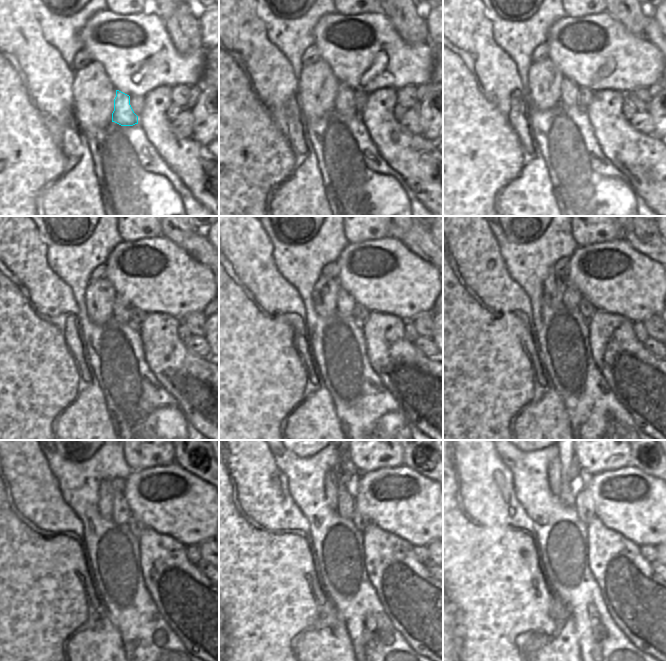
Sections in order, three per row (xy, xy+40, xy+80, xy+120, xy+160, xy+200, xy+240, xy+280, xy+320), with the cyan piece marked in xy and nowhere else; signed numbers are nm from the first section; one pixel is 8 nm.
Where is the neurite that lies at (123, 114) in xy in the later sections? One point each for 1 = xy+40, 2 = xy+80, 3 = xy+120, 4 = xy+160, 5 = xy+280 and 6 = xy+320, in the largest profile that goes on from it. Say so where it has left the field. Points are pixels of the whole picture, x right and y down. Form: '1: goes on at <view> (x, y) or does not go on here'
1: goes on at xy+40 (345, 105)
2: goes on at xy+80 (569, 91)
3: goes on at xy+120 (122, 308)
4: goes on at xy+160 (346, 303)
5: goes on at xy+280 (345, 508)
6: goes on at xy+320 (567, 496)

